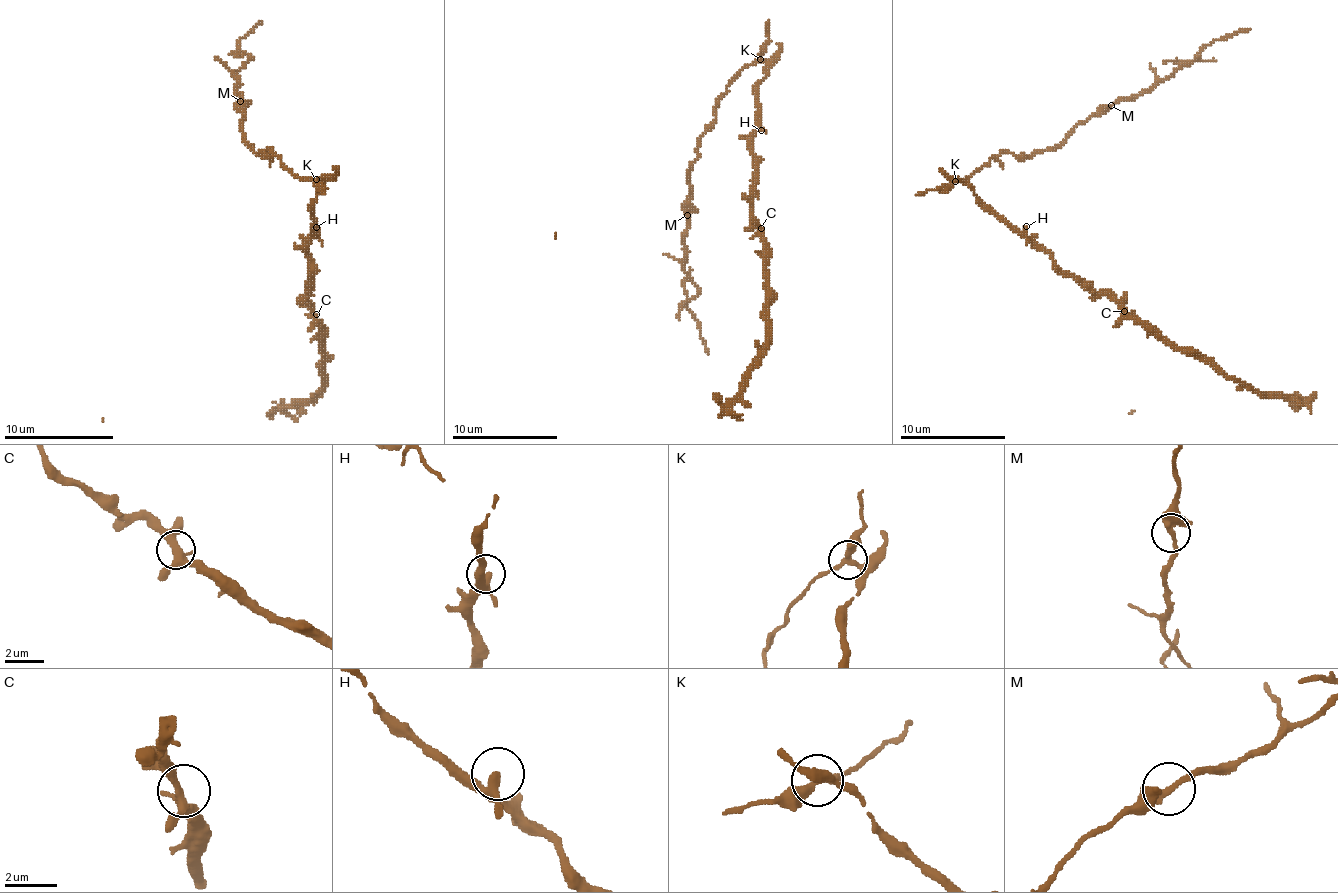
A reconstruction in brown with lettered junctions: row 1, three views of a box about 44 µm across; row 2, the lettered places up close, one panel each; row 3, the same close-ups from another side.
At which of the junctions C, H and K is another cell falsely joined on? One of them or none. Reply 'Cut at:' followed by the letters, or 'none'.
Cut at: K

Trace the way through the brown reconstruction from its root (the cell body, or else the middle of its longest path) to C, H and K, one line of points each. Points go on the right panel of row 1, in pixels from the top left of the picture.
C: (987, 205), (1034, 240), (1063, 271), (1079, 276), (1097, 292), (1105, 292), (1124, 311)
H: (987, 205), (1021, 232), (1026, 226)
K: (987, 205), (966, 184), (955, 182)

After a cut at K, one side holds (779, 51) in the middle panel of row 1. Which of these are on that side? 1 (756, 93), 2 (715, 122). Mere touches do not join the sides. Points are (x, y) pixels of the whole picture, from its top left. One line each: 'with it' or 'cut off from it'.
1: with it
2: cut off from it

